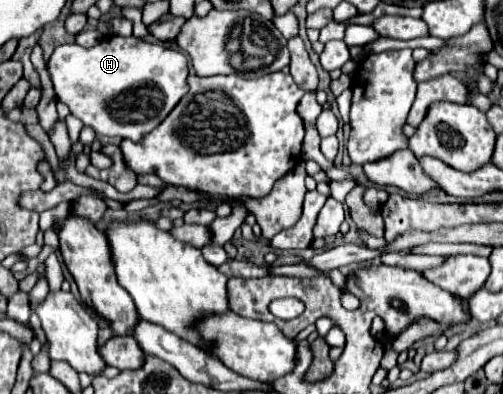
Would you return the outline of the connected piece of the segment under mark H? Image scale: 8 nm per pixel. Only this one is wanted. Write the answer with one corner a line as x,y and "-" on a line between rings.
108,36
98,42
98,46
82,48
74,44
58,46
50,60
46,62
56,100
64,102
70,112
84,122
84,126
94,128
100,136
120,136
138,142
142,134
148,134
168,116
168,112
178,104
178,100
188,92
186,76
188,76
188,62
180,50
164,48
160,44
142,40
142,38
124,38
124,36

